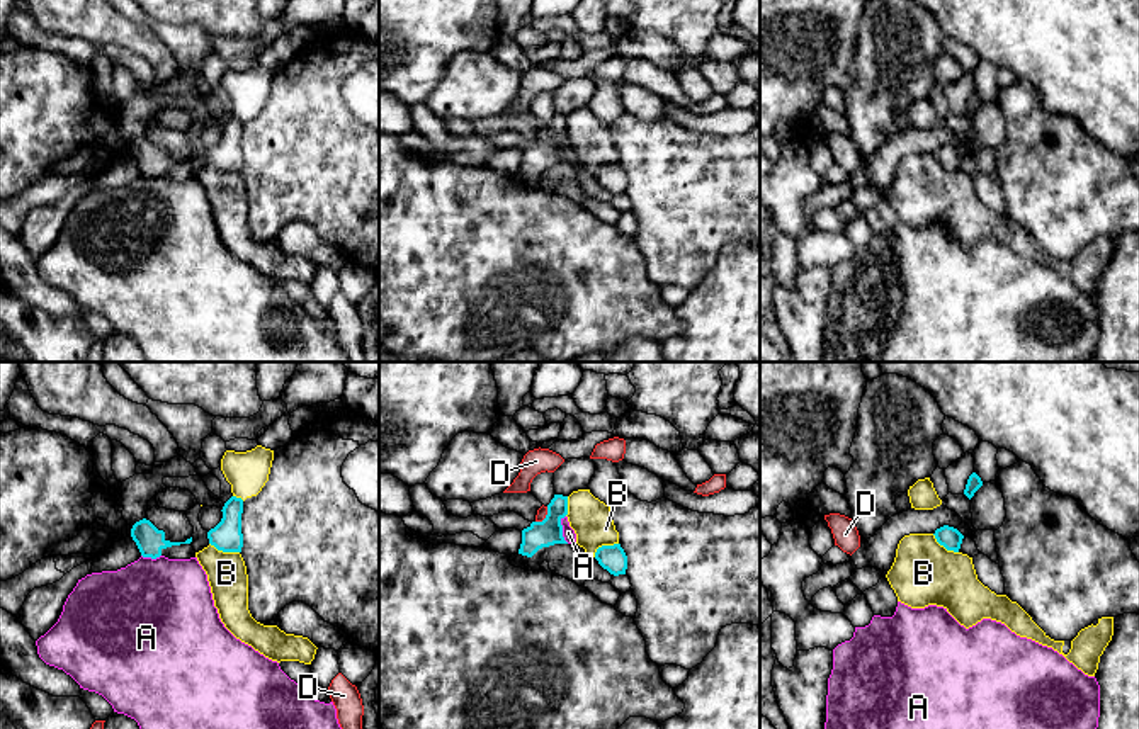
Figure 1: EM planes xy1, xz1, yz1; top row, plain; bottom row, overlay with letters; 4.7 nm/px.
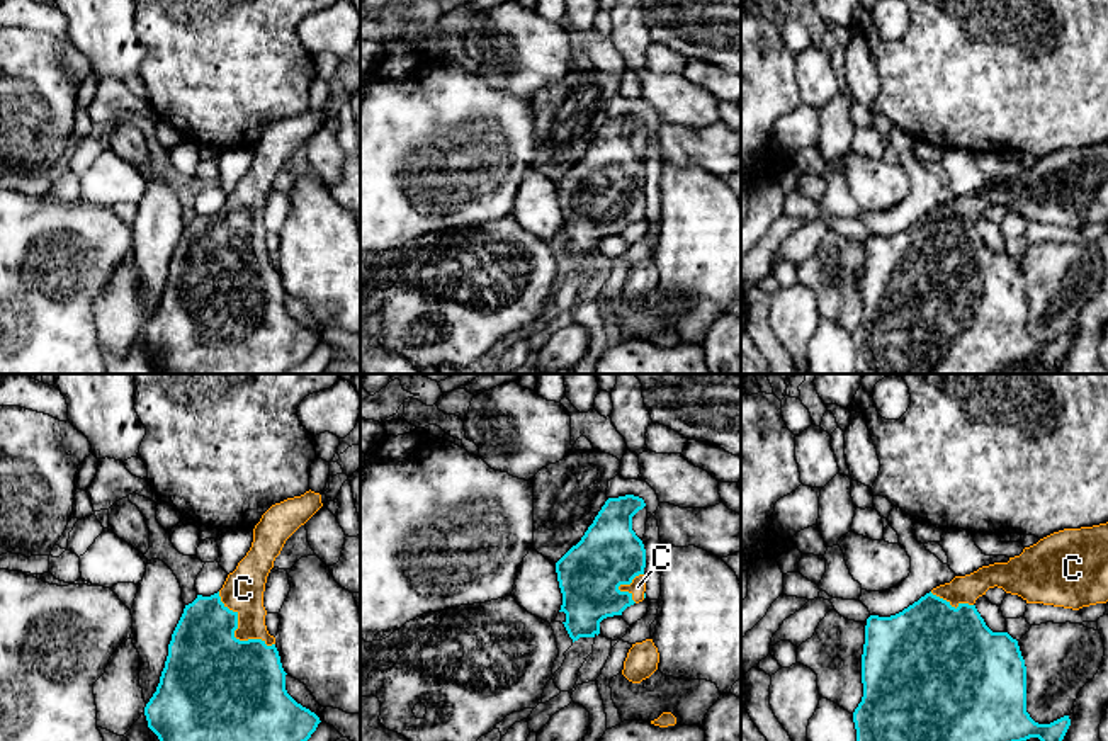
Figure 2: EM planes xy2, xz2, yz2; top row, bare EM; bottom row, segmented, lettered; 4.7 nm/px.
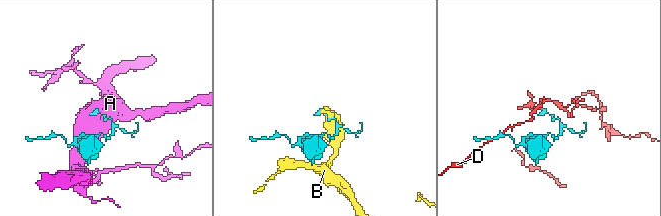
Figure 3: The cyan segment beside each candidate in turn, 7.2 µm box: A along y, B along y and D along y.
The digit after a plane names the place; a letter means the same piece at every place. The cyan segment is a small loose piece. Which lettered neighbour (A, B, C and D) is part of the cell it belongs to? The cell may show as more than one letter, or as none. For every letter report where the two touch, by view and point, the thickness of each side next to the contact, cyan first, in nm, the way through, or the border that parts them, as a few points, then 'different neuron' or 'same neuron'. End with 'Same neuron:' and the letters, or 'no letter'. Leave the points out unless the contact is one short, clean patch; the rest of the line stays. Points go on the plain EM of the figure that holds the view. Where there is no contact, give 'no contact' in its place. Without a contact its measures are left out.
A: xz1 (561, 148) | 130/60 nm | along xz1 (565, 135), (561, 143), (563, 157), (568, 162) | different neuron
B: xy1 (225, 170) | 150/190 nm | different neuron
C: xy2 (233, 252) | 460/190 nm | across xy2 (211, 299), (233, 252), (243, 208) | same neuron
D: xz1 (546, 136) | 130/50 nm | different neuron
Same neuron: C

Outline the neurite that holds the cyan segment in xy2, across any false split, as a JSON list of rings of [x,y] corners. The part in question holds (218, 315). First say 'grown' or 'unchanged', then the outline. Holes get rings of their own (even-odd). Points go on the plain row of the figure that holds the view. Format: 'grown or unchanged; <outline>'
grown; [[[306,110],[272,124],[253,148],[253,161],[223,207],[185,224],[172,253],[168,275],[156,311],[144,326],[148,347],[161,362],[160,374],[285,374],[306,362],[321,342],[309,328],[297,323],[285,309],[285,291],[275,267],[275,257],[265,245],[263,211],[275,177],[285,160],[319,127],[321,114]]]

